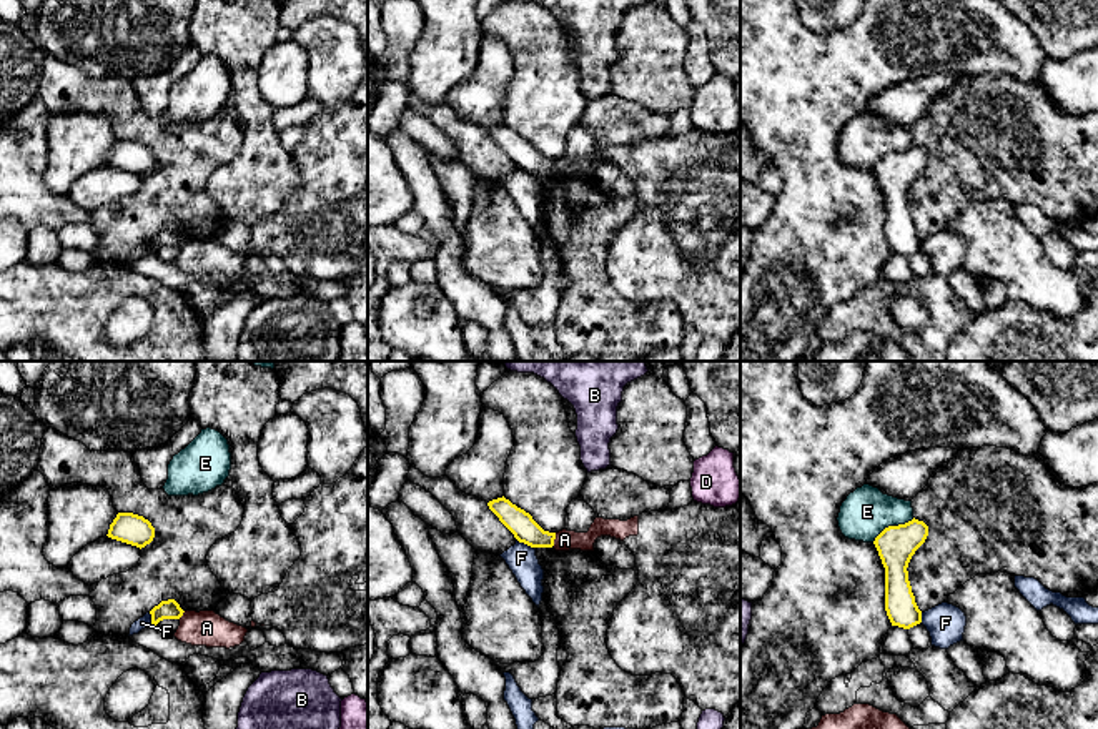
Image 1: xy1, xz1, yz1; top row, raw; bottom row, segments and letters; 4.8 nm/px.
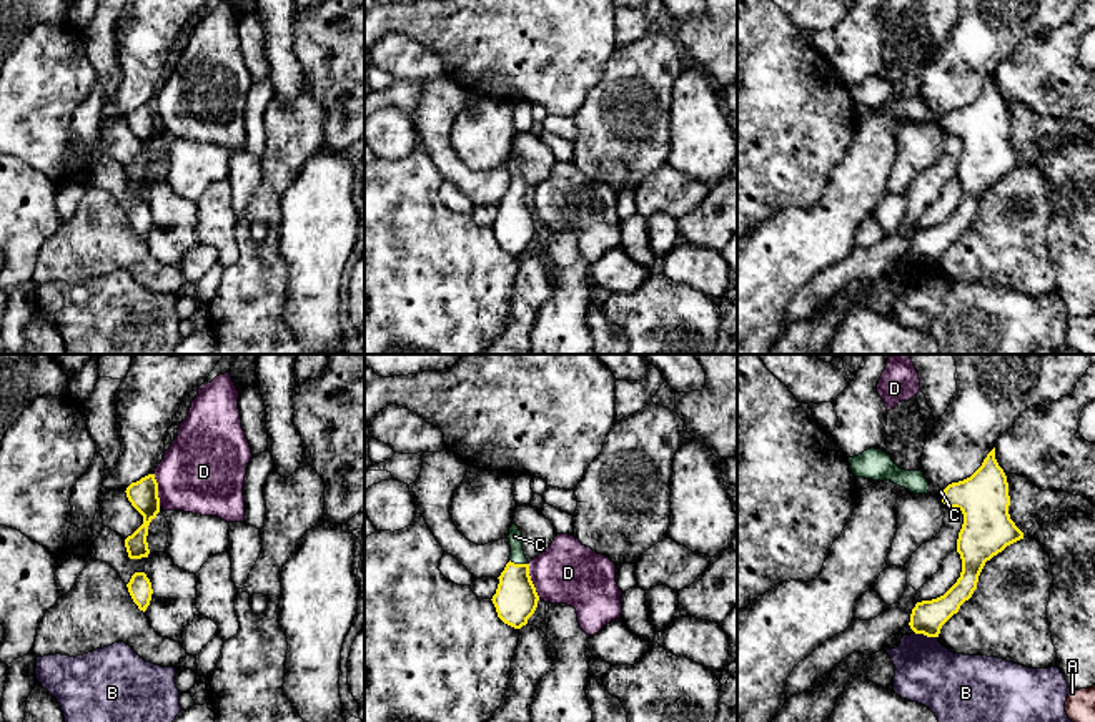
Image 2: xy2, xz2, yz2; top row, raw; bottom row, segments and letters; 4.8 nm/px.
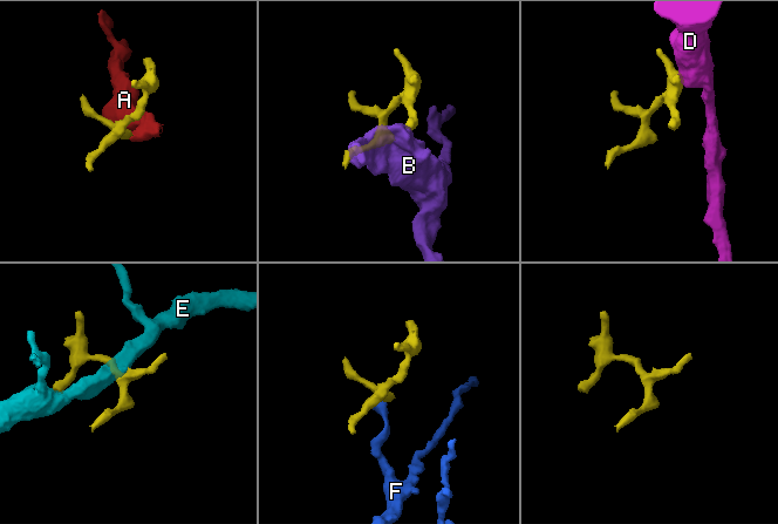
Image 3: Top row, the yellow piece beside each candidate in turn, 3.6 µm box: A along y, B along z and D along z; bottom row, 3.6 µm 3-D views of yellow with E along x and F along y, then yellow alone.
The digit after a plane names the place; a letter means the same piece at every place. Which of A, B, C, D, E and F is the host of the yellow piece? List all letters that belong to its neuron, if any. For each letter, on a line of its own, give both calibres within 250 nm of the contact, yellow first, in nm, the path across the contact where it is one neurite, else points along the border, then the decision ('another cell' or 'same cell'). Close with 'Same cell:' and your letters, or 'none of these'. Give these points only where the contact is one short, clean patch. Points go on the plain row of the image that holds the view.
A: 120/100 nm | along xz1 (556, 160), (553, 172) | another cell
B: 160/300 nm | along yz2 (914, 258), (936, 265) | another cell
C: 200/70 nm | across xz2 (516, 227), (520, 192), (515, 163) | same cell
D: 200/300 nm | along xz2 (528, 192), (528, 202), (540, 225) | another cell
E: 190/240 nm | along yz1 (914, 145), (889, 152), (872, 168) | another cell
F: 120/140 nm | along xz1 (518, 167), (533, 175) | another cell
Same cell: C

